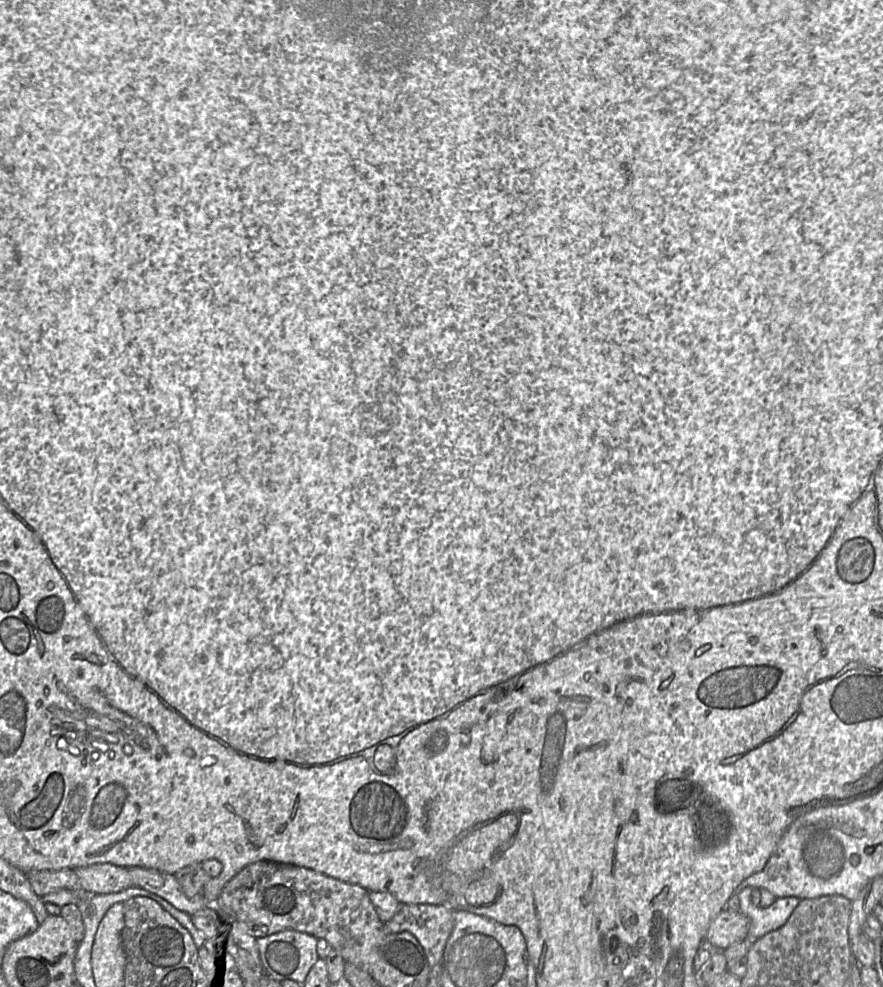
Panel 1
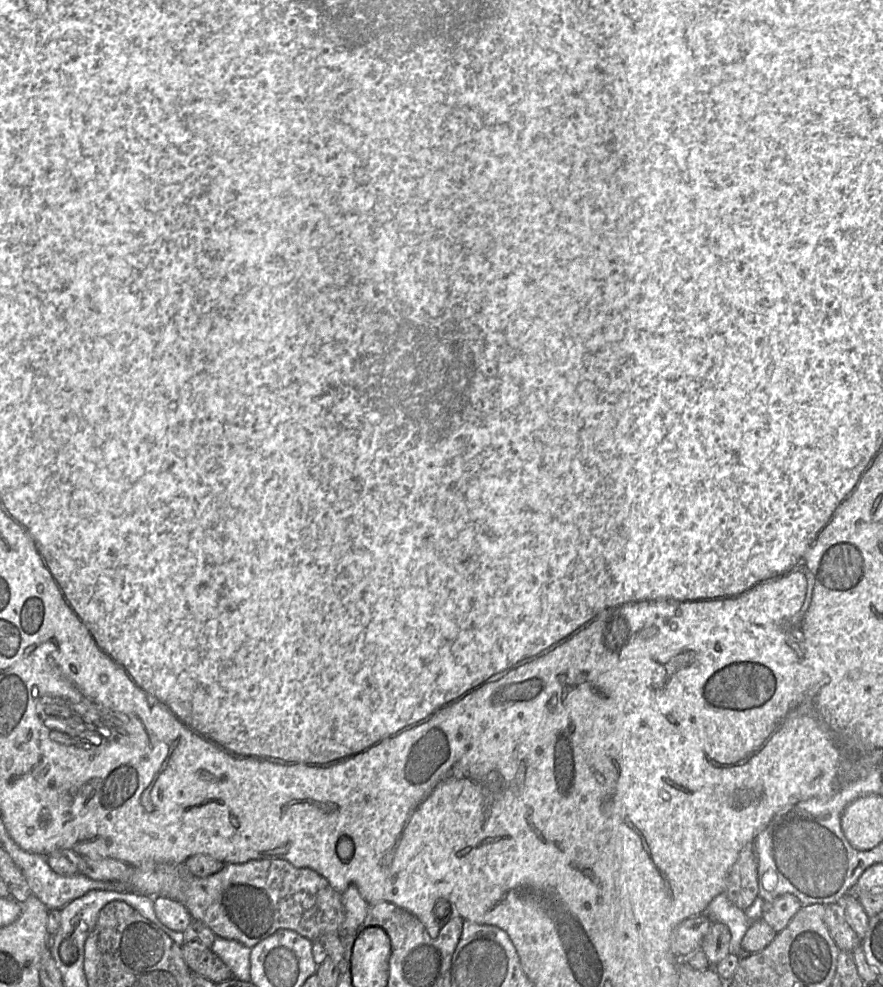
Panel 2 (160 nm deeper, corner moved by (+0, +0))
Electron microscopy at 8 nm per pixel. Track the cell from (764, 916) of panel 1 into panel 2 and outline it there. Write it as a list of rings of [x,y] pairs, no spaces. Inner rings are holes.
[[[724,893],[714,897],[702,914],[712,923],[723,923],[728,927],[731,934],[729,954],[740,957],[751,954],[742,951],[741,940],[753,921],[747,918],[743,910],[733,905]]]

